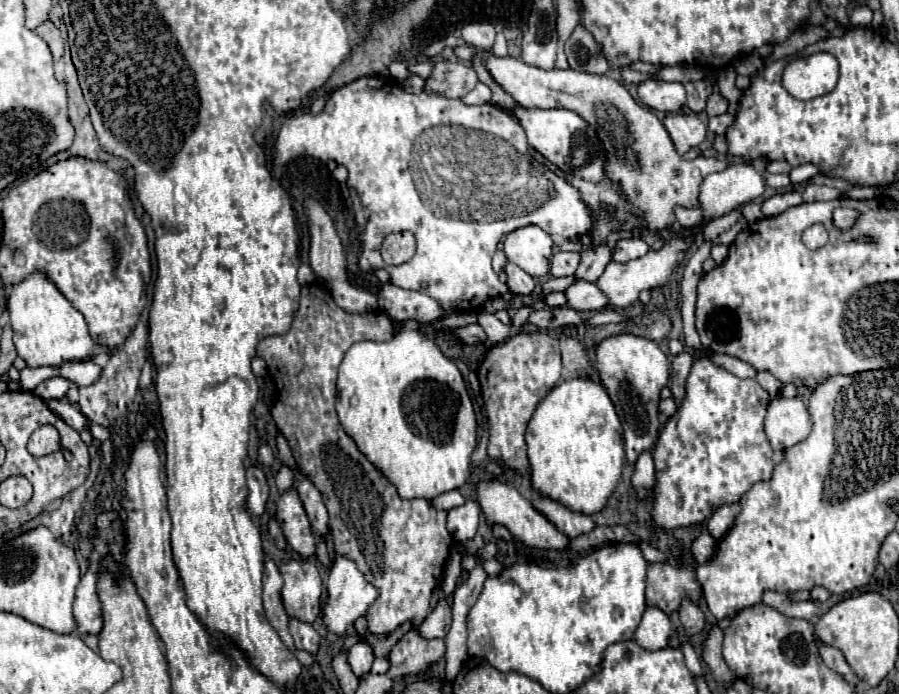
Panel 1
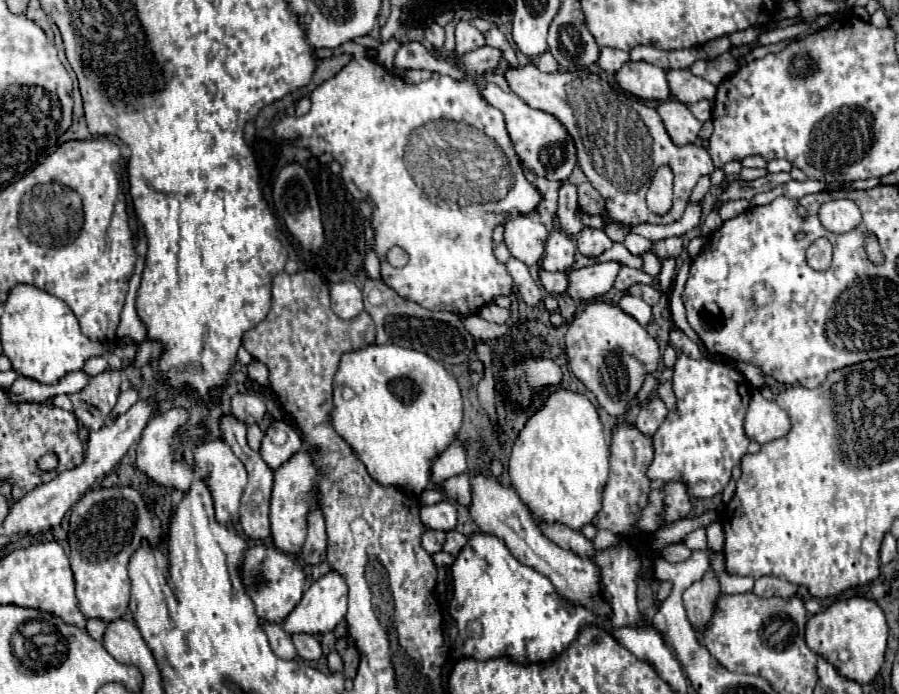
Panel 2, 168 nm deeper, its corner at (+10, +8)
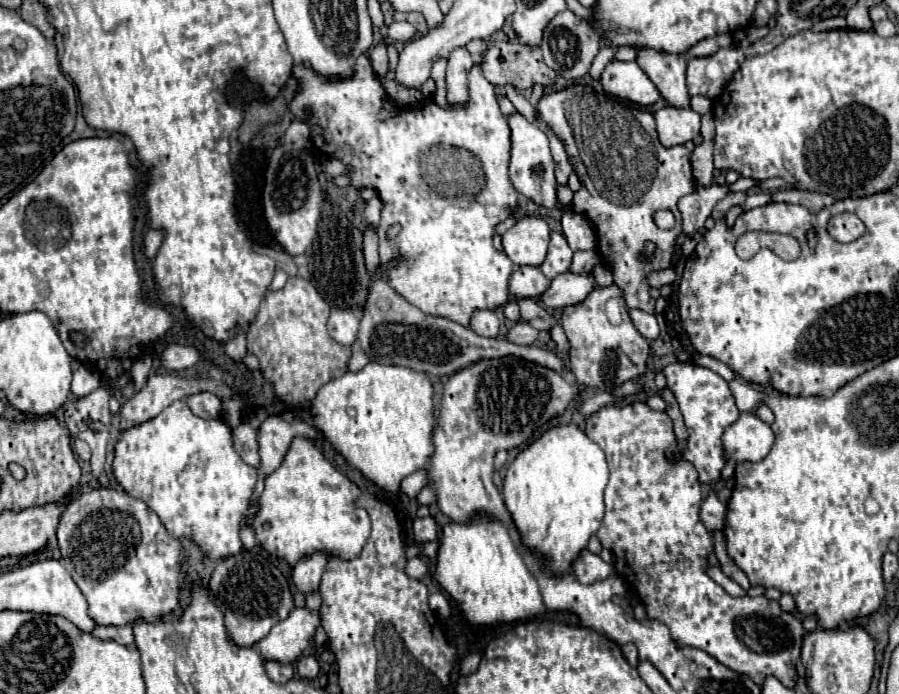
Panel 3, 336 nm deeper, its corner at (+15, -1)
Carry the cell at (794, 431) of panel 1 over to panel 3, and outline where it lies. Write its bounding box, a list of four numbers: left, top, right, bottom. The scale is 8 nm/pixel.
[722,413,774,479]

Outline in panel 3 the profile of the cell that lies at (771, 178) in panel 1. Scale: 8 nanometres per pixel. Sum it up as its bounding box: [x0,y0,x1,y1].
[680,185,728,235]

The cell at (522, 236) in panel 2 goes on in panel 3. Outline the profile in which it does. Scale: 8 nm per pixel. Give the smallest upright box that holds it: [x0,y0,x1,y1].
[502,217,550,267]

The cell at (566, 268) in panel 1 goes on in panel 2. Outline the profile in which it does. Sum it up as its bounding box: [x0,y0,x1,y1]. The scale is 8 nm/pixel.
[541,230,577,272]

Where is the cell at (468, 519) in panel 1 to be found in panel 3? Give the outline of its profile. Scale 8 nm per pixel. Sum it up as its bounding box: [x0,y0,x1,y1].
[414,517,438,543]

